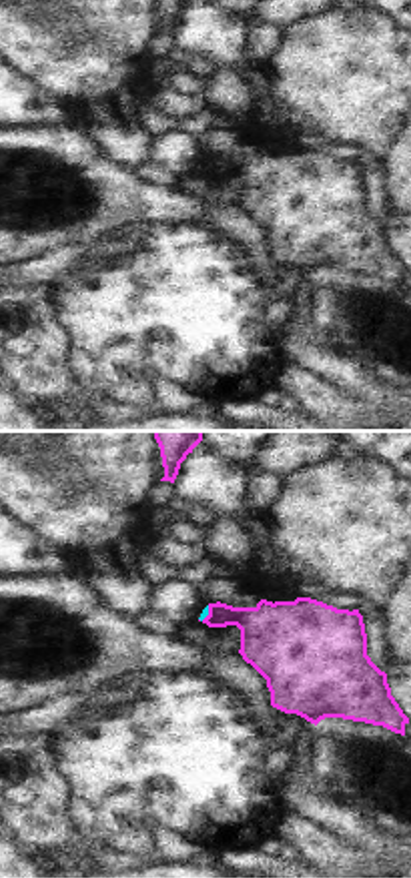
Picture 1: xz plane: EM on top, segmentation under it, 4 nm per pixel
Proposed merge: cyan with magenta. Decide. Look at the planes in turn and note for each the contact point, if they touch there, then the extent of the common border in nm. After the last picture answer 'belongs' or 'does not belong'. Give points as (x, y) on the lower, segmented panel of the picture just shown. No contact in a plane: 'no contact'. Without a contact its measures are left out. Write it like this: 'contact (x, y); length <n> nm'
contact (207, 614); length 80 nm

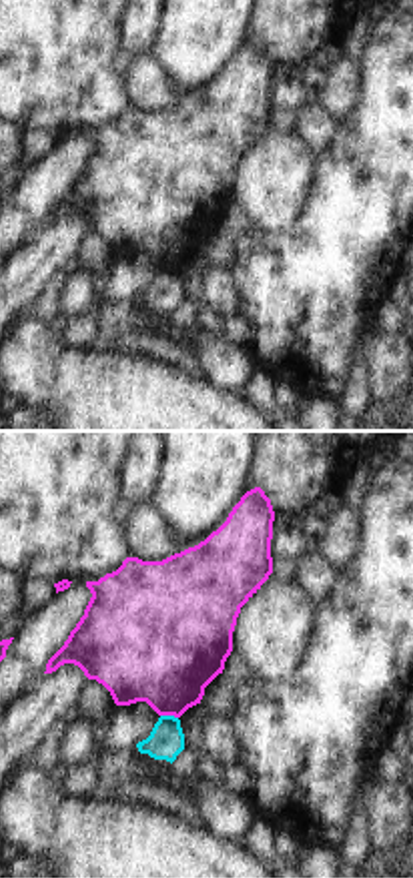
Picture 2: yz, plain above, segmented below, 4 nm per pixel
contact (169, 716); length 70 nm

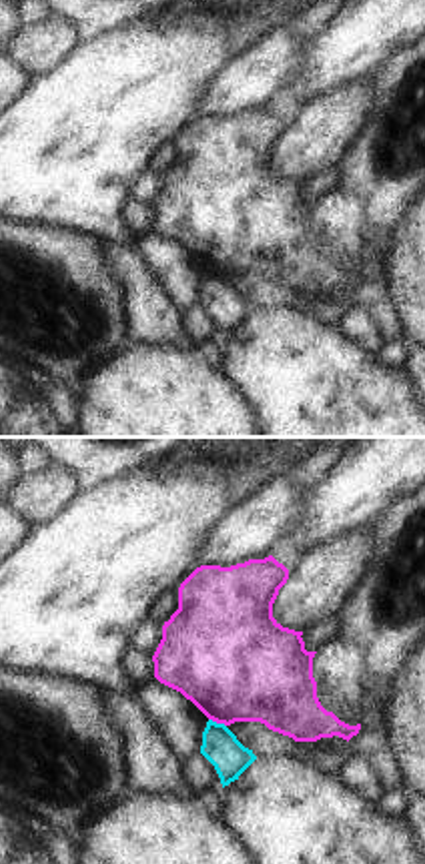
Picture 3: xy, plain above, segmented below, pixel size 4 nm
contact (215, 722); length 80 nm

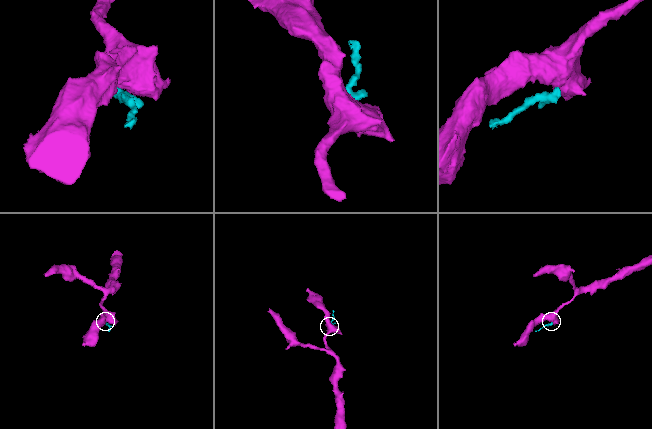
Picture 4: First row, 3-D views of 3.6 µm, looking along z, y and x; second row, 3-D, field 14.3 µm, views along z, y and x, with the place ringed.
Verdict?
does not belong

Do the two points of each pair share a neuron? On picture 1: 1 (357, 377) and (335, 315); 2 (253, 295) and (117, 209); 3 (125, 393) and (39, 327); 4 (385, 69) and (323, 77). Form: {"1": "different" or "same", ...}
{"1": "different", "2": "different", "3": "different", "4": "same"}

